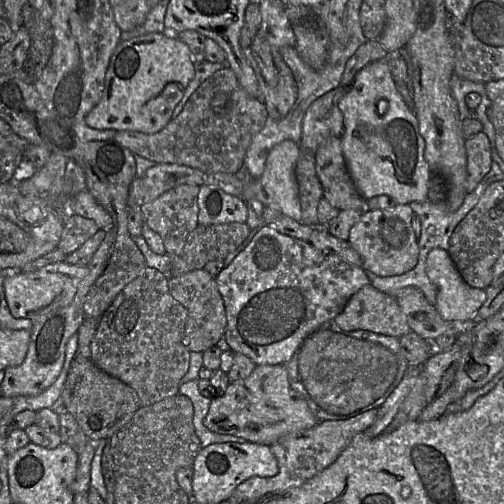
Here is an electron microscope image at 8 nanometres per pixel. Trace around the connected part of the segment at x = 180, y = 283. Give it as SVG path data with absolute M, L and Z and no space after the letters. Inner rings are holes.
M194 269L168 278L171 296L187 310L187 319L182 336L183 345L190 352L204 352L215 346L224 337L226 313L224 302L218 291L215 277L204 269Z

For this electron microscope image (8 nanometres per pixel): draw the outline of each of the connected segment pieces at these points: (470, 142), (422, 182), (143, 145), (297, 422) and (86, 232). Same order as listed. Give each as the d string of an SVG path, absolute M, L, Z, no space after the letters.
M484 133L465 139L467 156L467 193L473 192L492 167L491 146Z
M375 61L360 70L352 84L338 102L343 116L344 131L341 137L342 154L355 187L369 200L386 195L397 204L424 202L427 198L432 173L424 158L425 141L419 133L418 121L397 91L388 62Z
M224 67L207 78L190 96L178 117L160 131L153 134L117 131L113 140L156 164L178 164L207 173L235 174L244 164L253 137L263 129L267 118L262 99L247 94L233 70Z
M276 364L256 365L248 377L229 382L223 395L211 399L203 423L207 429L218 434L271 445L284 435L315 426L319 420L302 395L291 387L285 366Z
M78 214L64 217L58 248L68 255L77 250L99 230L96 223Z

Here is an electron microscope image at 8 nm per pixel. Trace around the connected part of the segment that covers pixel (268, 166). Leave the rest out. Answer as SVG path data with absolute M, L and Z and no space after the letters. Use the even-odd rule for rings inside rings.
M292 140L277 144L268 155L263 174L252 183L252 198L297 222L302 220L296 179L300 151Z

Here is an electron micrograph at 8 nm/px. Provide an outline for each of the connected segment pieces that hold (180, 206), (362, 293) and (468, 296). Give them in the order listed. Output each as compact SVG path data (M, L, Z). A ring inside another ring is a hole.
M183 184L141 206L143 224L160 235L165 246L165 254L181 256L188 235L197 227L199 188L197 185Z
M371 285L355 293L334 321L344 331L366 330L396 338L410 331L396 298Z
M434 248L426 259L426 275L437 289L436 309L443 320L469 324L486 300L486 291L467 285L448 251Z

